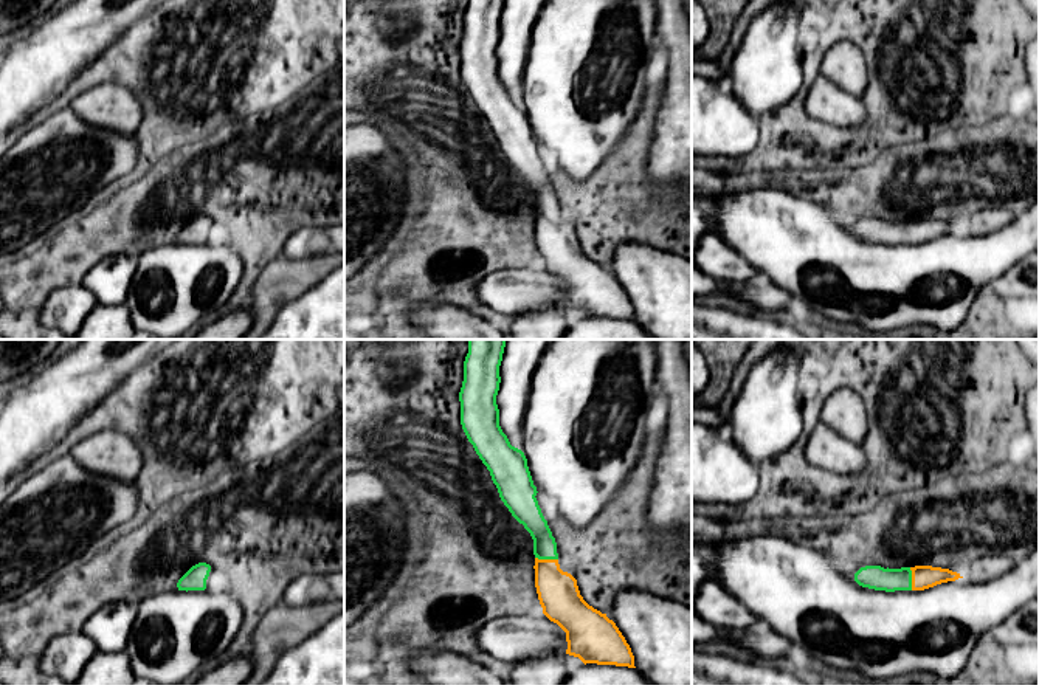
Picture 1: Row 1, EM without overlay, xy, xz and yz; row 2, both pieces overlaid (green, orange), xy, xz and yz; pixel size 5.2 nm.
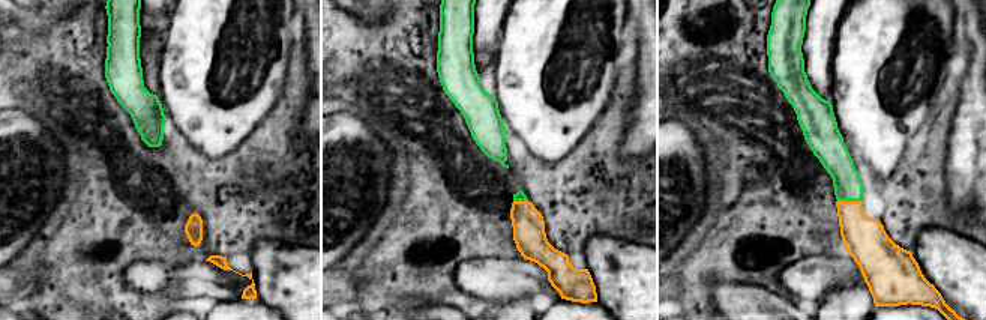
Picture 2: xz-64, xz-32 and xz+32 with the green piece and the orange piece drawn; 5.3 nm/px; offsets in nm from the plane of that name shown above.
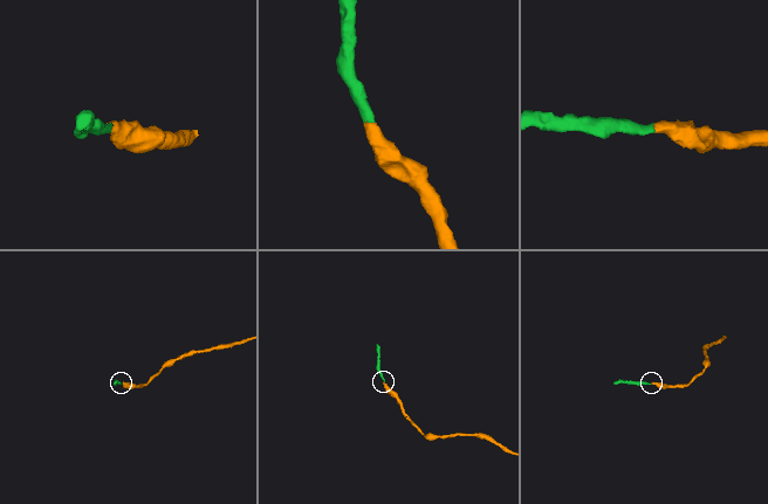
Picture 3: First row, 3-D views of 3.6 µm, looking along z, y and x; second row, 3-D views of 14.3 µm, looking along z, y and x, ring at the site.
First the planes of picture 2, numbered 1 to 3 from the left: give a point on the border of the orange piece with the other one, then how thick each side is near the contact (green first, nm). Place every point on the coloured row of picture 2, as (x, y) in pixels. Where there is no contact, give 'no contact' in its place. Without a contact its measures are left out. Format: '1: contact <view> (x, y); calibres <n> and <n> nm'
1: no contact
2: contact xz-32 (520, 200); calibres 60 and 180 nm
3: contact xz+32 (850, 200); calibres 160 and 240 nm

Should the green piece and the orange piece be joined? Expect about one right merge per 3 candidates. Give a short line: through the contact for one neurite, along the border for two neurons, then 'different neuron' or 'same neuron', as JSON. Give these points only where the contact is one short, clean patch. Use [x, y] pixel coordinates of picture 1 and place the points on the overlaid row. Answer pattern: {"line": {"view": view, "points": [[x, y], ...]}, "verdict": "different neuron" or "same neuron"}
{"verdict": "same neuron"}

